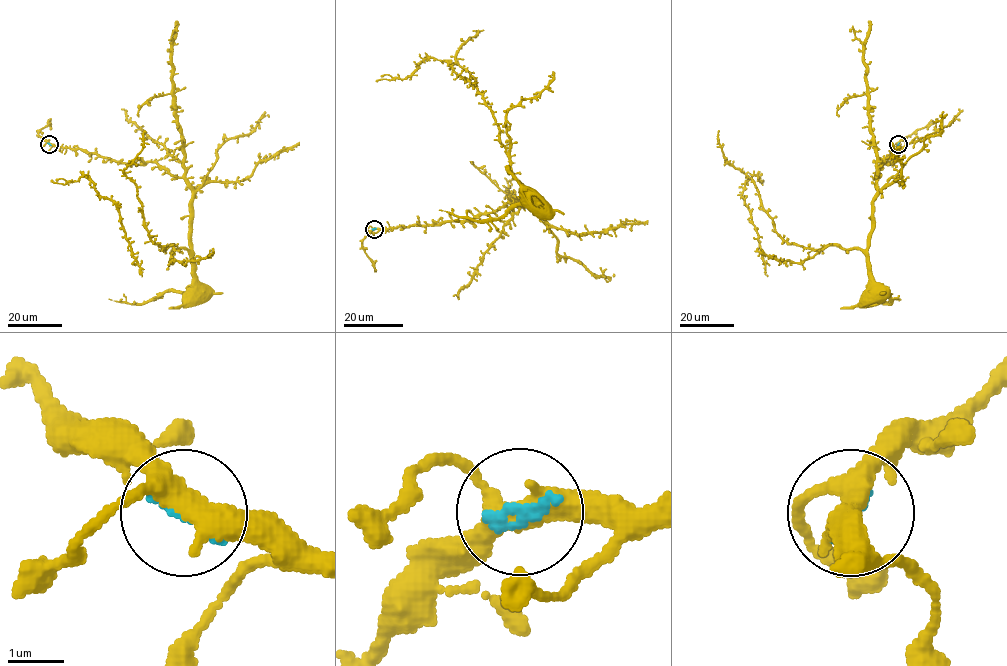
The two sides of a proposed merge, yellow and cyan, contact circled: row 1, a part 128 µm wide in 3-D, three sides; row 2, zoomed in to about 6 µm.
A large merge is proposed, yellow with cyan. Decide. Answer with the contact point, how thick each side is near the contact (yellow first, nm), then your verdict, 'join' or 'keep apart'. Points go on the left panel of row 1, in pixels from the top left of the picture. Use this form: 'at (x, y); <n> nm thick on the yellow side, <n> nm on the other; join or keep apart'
at (49, 144); 380 nm thick on the yellow side, 150 nm on the other; join

